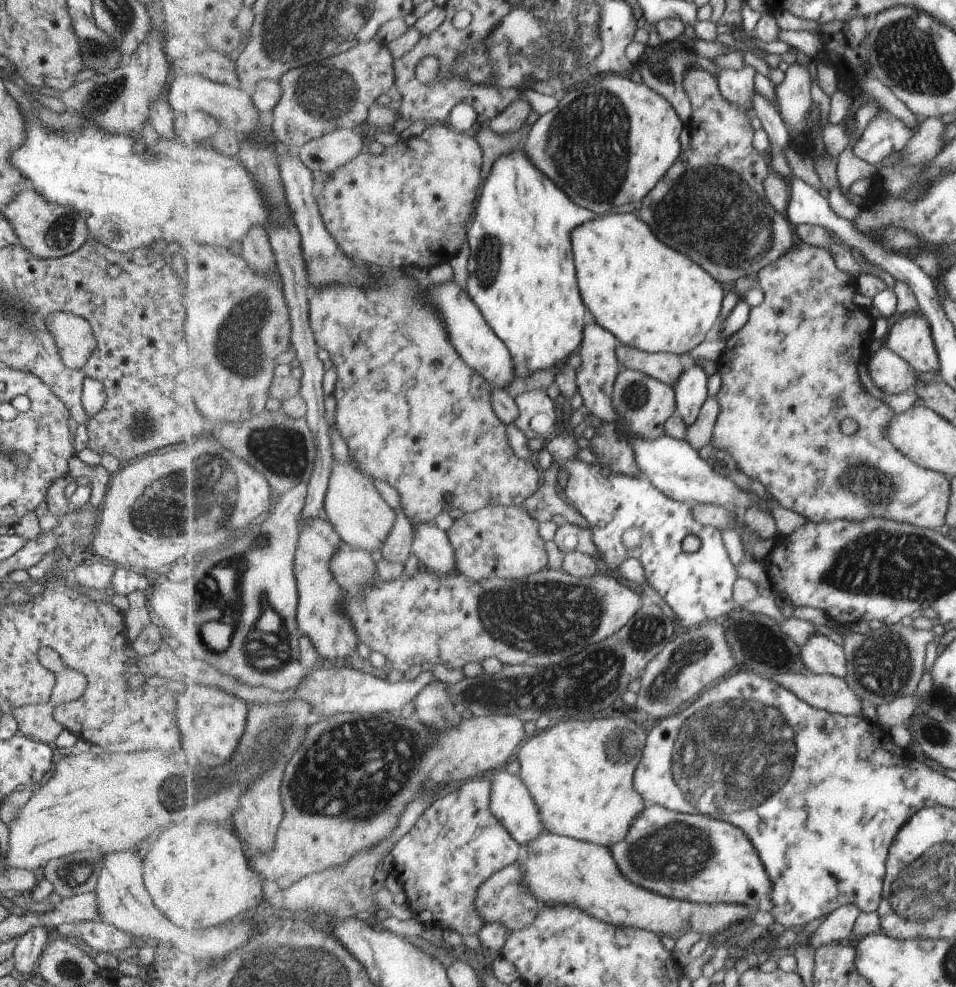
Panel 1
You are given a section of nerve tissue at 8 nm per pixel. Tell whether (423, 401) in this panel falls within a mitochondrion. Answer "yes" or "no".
no

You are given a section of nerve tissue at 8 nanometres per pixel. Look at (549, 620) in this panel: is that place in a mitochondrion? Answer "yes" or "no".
yes

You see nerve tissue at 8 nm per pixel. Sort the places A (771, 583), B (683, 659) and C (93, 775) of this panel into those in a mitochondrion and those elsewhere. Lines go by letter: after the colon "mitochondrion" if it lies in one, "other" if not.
A: other
B: mitochondrion
C: other

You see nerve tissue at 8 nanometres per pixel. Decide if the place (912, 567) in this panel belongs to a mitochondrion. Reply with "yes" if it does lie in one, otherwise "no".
yes

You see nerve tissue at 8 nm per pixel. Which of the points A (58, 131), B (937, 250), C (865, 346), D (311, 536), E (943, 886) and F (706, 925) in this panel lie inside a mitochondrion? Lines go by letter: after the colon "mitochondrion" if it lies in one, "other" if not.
A: mitochondrion
B: other
C: other
D: mitochondrion
E: mitochondrion
F: other

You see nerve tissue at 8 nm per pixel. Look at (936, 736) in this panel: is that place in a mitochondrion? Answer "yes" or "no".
yes

